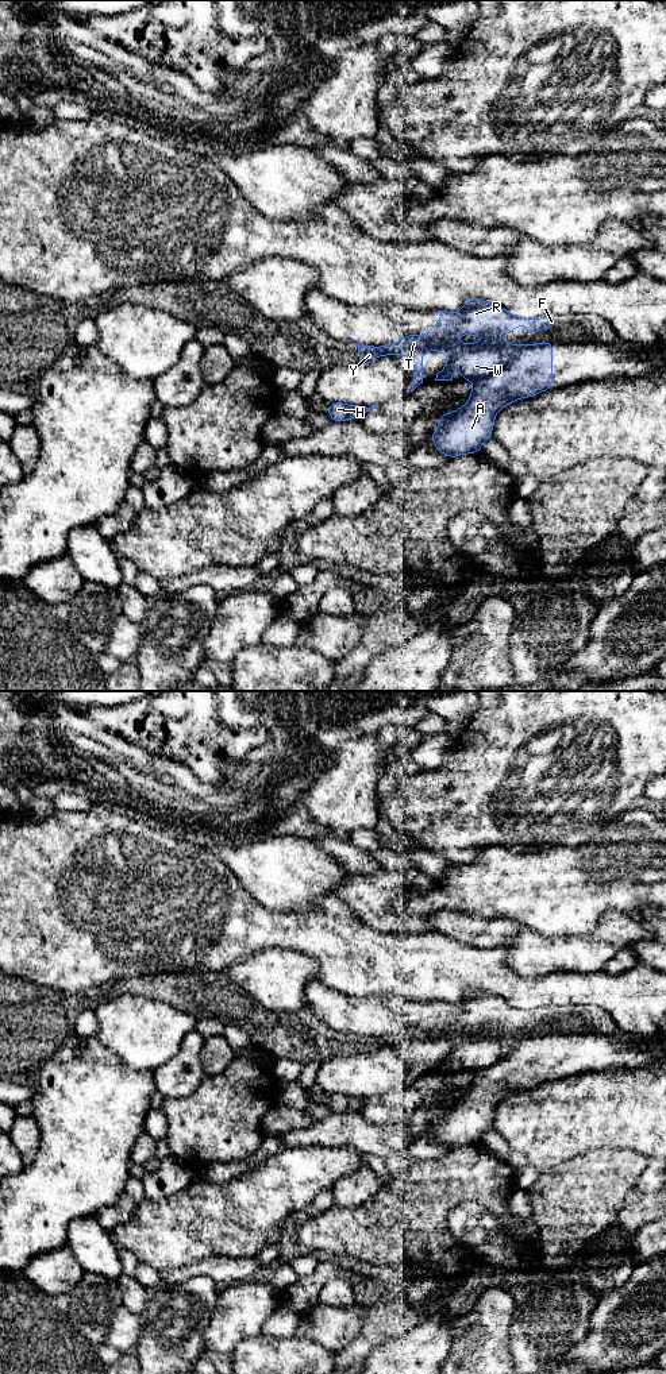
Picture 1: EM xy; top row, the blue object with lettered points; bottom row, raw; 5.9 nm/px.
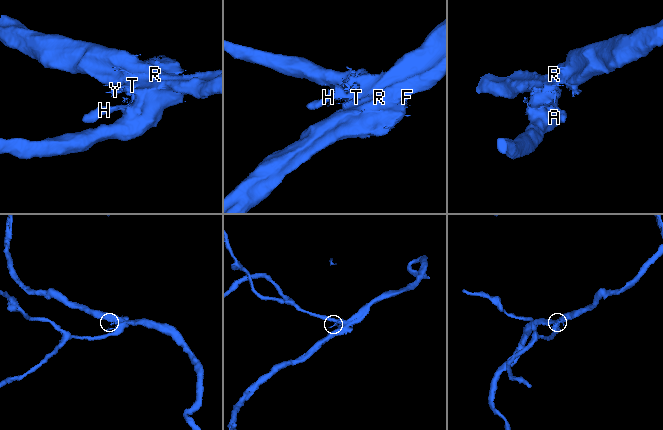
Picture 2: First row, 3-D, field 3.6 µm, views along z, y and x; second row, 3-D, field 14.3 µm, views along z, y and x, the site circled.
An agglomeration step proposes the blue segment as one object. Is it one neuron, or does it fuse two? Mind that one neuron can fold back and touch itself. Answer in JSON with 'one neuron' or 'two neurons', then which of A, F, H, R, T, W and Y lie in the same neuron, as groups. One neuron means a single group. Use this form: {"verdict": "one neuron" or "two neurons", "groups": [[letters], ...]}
{"verdict": "two neurons", "groups": [["A"], ["F", "H", "R", "T", "W", "Y"]]}

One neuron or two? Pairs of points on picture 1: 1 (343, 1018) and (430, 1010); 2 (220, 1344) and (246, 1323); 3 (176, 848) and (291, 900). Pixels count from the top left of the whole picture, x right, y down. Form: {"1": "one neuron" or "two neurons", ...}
{"1": "one neuron", "2": "one neuron", "3": "two neurons"}

